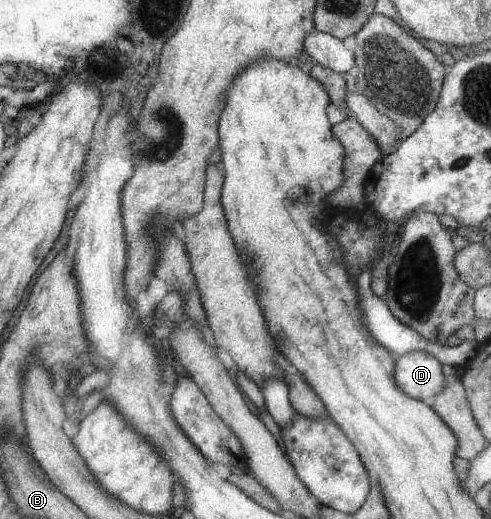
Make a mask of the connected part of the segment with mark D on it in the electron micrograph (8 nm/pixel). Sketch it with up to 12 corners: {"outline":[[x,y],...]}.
{"outline":[[424,351],[394,360],[393,381],[430,404],[445,387],[443,364]]}

